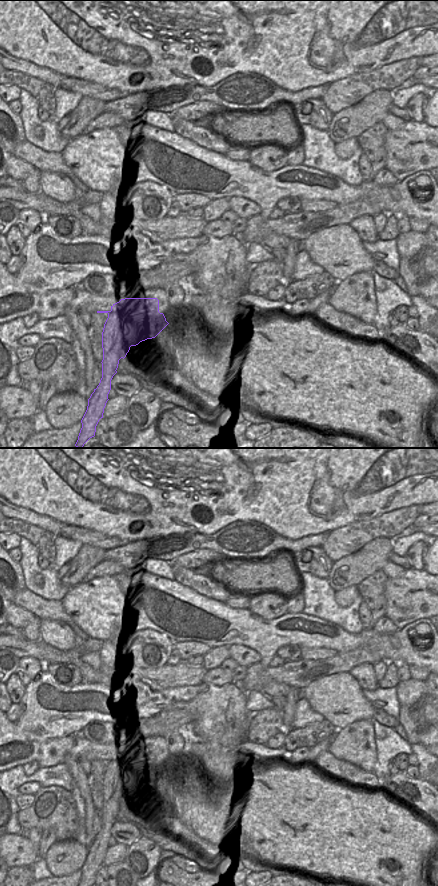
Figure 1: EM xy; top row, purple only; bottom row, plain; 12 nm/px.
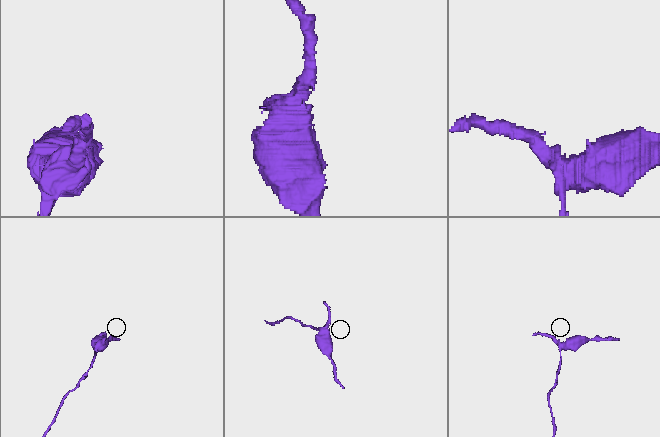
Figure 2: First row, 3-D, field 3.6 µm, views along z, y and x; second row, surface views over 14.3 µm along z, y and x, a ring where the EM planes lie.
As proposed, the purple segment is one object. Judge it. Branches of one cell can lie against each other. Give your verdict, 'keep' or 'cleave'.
cleave

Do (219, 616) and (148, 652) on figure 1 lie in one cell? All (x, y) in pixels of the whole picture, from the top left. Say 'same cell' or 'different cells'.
different cells

